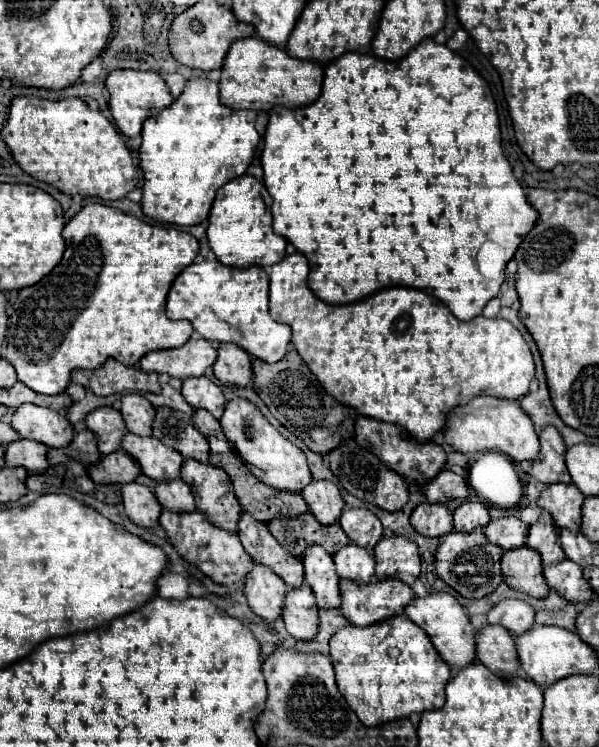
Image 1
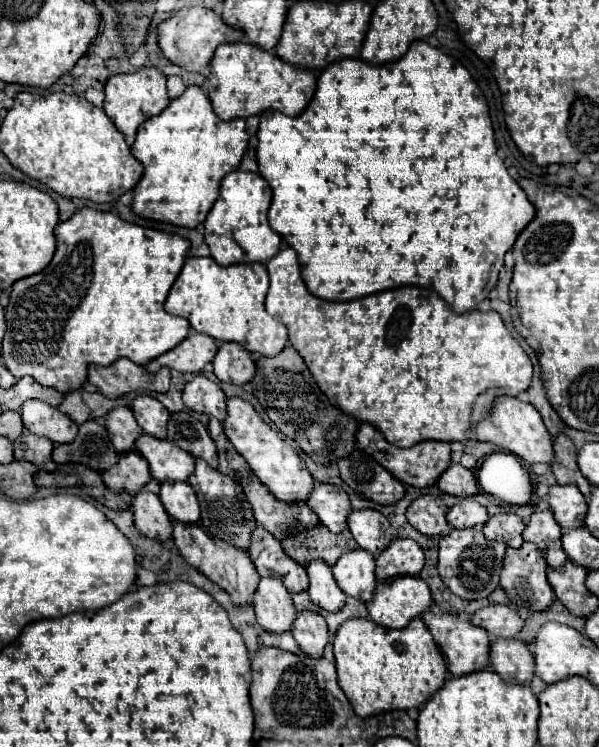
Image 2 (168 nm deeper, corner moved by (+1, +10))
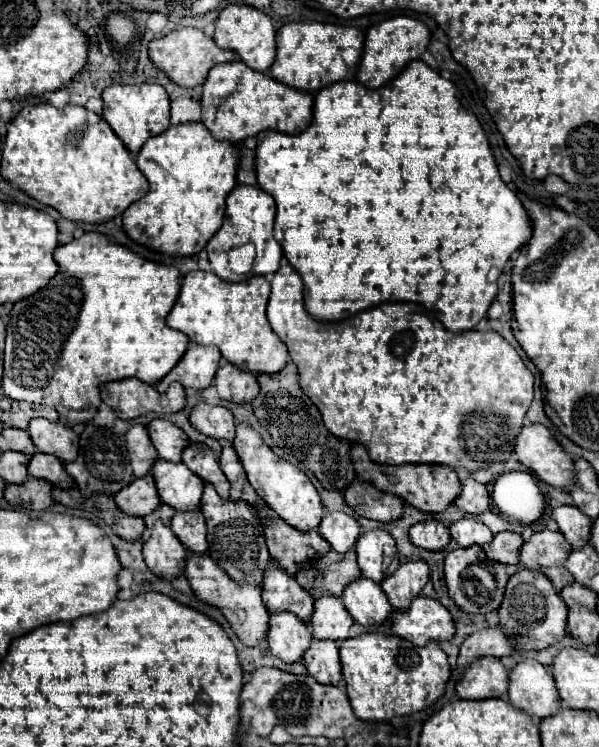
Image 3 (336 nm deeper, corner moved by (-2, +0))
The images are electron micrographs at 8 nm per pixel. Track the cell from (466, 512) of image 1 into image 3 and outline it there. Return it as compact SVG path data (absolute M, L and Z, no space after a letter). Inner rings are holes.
M473 518L457 520L455 524L449 526L449 532L451 532L451 538L457 540L457 544L461 548L469 548L475 544L483 546L483 544L489 544L493 540L491 530L483 522L477 522Z

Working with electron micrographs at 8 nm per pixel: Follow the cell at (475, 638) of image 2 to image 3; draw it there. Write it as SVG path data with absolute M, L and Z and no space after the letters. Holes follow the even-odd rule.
M479 658L457 682L457 696L463 700L487 700L505 696L509 674L499 658Z

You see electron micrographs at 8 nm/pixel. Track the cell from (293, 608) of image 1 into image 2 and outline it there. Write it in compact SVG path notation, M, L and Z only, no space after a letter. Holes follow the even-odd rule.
M302 610L292 624L292 636L302 652L314 658L322 656L322 650L328 644L326 620L314 610Z

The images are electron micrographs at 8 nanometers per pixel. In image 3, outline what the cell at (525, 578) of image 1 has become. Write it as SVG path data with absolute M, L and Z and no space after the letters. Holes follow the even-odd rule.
M519 566L519 572L509 578L505 598L499 606L499 626L503 626L503 632L511 638L533 638L531 650L545 650L557 642L563 640L565 622L567 622L567 608L561 596L555 592L549 578L541 572L531 572L523 566Z

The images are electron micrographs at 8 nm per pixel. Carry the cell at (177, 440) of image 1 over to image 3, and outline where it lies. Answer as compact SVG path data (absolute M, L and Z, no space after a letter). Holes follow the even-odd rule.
M191 442L187 446L187 450L183 452L183 464L197 474L199 478L203 478L203 482L213 484L213 488L217 490L217 494L227 500L229 498L229 480L225 478L215 454L211 448L207 448L205 444L199 442Z

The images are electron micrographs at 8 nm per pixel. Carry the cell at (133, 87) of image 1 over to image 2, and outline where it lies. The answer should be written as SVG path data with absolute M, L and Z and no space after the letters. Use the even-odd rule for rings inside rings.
M142 68L130 74L114 74L108 78L104 92L106 92L104 112L108 114L108 118L112 118L116 128L126 136L134 136L140 122L160 114L170 102L166 90L166 76L158 68Z

